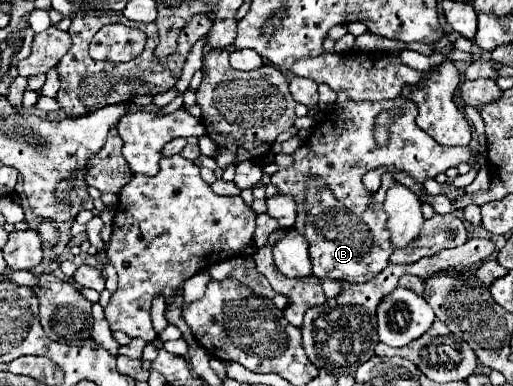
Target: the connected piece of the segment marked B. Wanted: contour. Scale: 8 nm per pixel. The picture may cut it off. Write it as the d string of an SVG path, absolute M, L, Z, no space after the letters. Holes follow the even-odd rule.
M339 92L335 108L323 116L313 128L311 138L293 154L293 166L271 176L279 194L289 194L297 202L295 230L309 240L311 266L317 278L363 284L373 280L389 264L393 244L381 208L385 192L395 178L383 174L379 192L371 196L361 182L365 172L379 166L393 166L405 170L423 184L427 178L435 178L439 172L445 172L459 162L469 162L469 148L443 148L441 144L435 144L427 132L415 128L415 116L415 104L403 96L393 102L351 102ZM383 110L397 110L397 126L391 128L389 144L377 146L373 128L375 116Z

